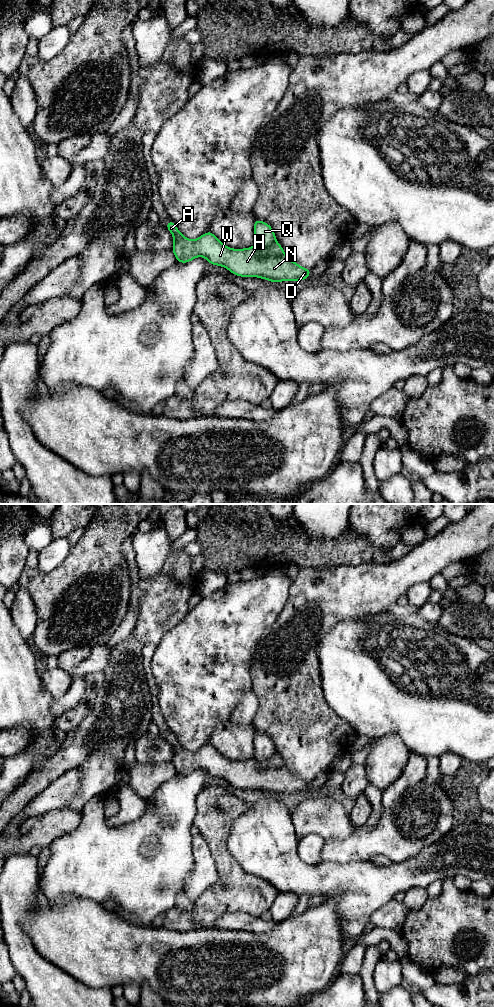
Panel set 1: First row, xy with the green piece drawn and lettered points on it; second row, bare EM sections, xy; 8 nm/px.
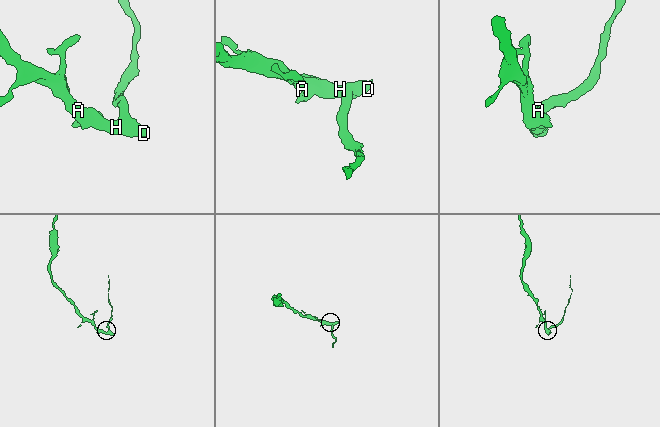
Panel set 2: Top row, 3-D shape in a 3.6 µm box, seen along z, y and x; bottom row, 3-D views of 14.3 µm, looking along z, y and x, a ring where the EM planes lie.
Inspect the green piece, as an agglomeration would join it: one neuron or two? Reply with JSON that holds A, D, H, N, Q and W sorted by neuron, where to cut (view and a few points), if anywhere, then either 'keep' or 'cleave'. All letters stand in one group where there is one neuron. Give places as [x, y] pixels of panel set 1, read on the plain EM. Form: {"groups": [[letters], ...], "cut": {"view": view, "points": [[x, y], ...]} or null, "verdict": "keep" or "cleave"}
{"groups": [["A", "D", "H", "N", "W"], ["Q"]], "cut": {"view": "xy", "points": [[276, 752], [264, 766], [261, 766], [254, 759]]}, "verdict": "cleave"}

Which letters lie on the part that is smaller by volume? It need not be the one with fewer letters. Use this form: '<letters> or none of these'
Q

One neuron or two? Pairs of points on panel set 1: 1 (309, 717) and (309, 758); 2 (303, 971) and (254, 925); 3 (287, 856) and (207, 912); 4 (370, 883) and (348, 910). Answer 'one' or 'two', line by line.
1: one
2: two
3: two
4: one

